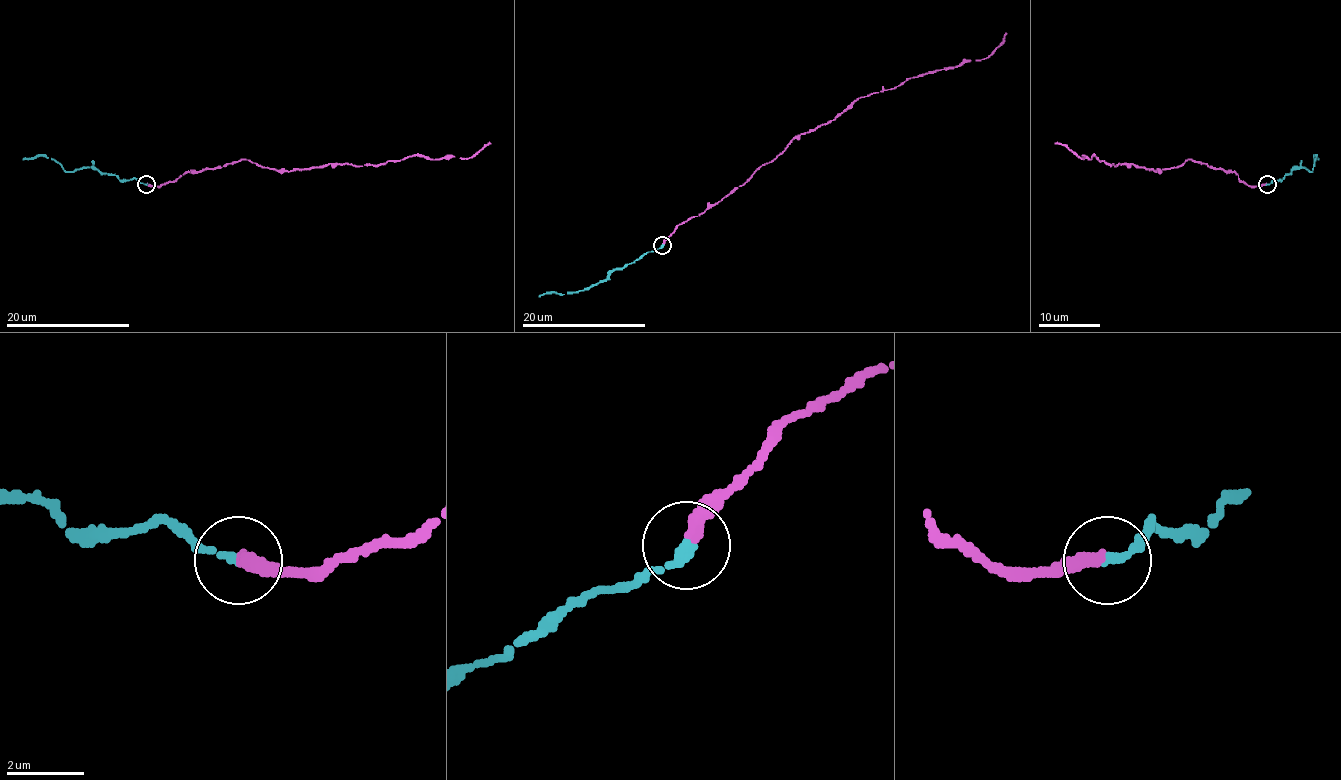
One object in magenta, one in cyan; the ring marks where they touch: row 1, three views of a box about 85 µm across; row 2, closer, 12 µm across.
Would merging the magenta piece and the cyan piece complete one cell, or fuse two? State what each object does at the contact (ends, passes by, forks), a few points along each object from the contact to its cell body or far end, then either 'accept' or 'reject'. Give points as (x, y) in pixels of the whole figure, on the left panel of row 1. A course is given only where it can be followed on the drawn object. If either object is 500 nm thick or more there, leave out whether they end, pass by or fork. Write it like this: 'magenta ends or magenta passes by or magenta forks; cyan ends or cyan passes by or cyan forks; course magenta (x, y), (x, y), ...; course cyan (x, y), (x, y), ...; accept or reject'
magenta ends; cyan ends; course magenta (147, 185), (161, 186), (187, 172), (241, 160), (284, 171), (380, 165), (413, 155), (468, 158), (490, 143); course cyan (147, 185), (130, 178), (120, 180), (89, 168), (65, 171), (58, 163), (41, 155), (23, 160); accept

